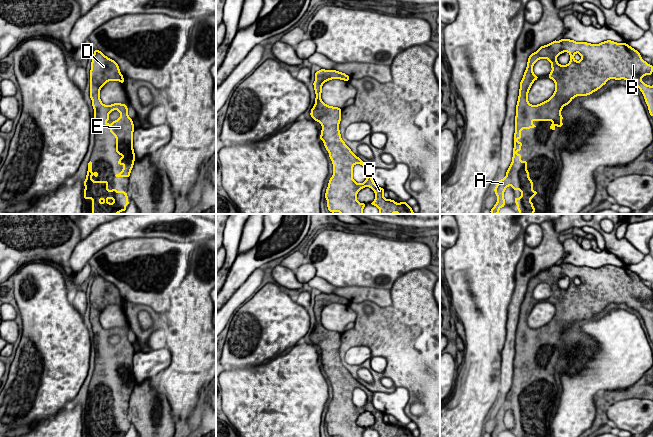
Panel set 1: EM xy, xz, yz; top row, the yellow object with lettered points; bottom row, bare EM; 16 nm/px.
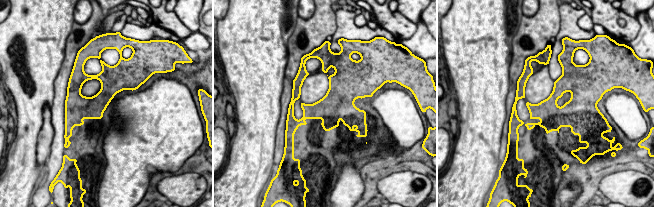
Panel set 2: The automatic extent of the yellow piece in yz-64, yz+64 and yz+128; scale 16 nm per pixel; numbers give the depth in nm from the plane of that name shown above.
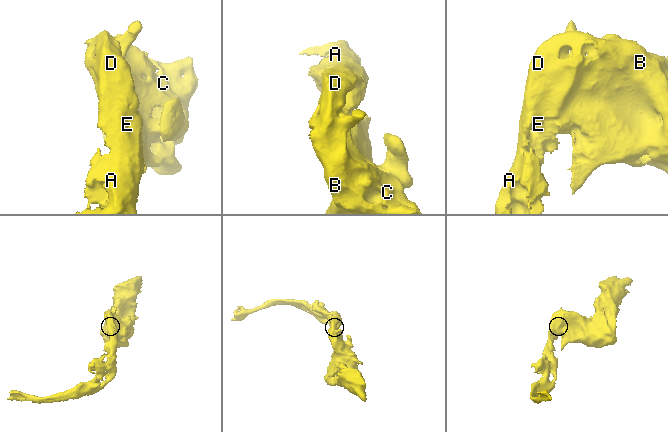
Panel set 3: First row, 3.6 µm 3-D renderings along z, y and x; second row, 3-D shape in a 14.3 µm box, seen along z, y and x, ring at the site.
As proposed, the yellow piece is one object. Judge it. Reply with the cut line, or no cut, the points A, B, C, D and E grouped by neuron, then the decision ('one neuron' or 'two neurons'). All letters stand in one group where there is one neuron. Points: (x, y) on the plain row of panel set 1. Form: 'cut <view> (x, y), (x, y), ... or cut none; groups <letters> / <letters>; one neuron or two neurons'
cut none; groups A B C D E; one neuron

